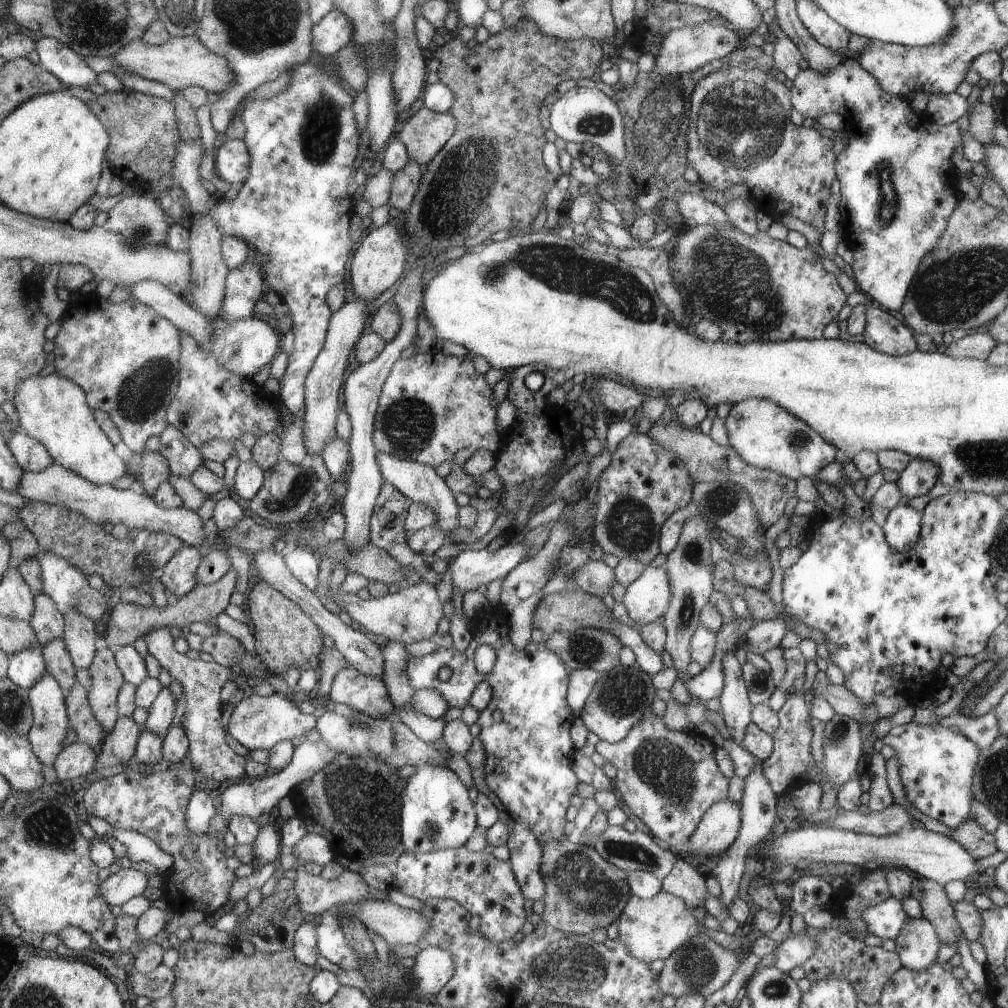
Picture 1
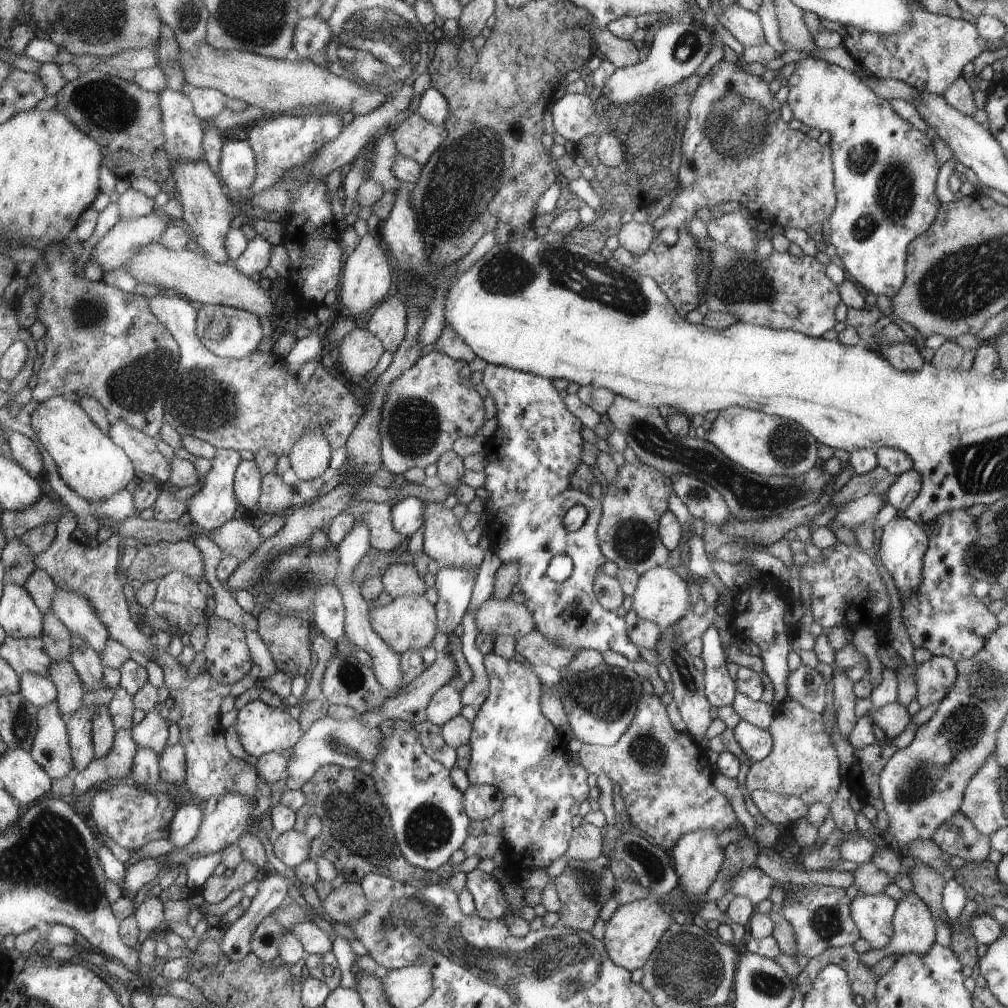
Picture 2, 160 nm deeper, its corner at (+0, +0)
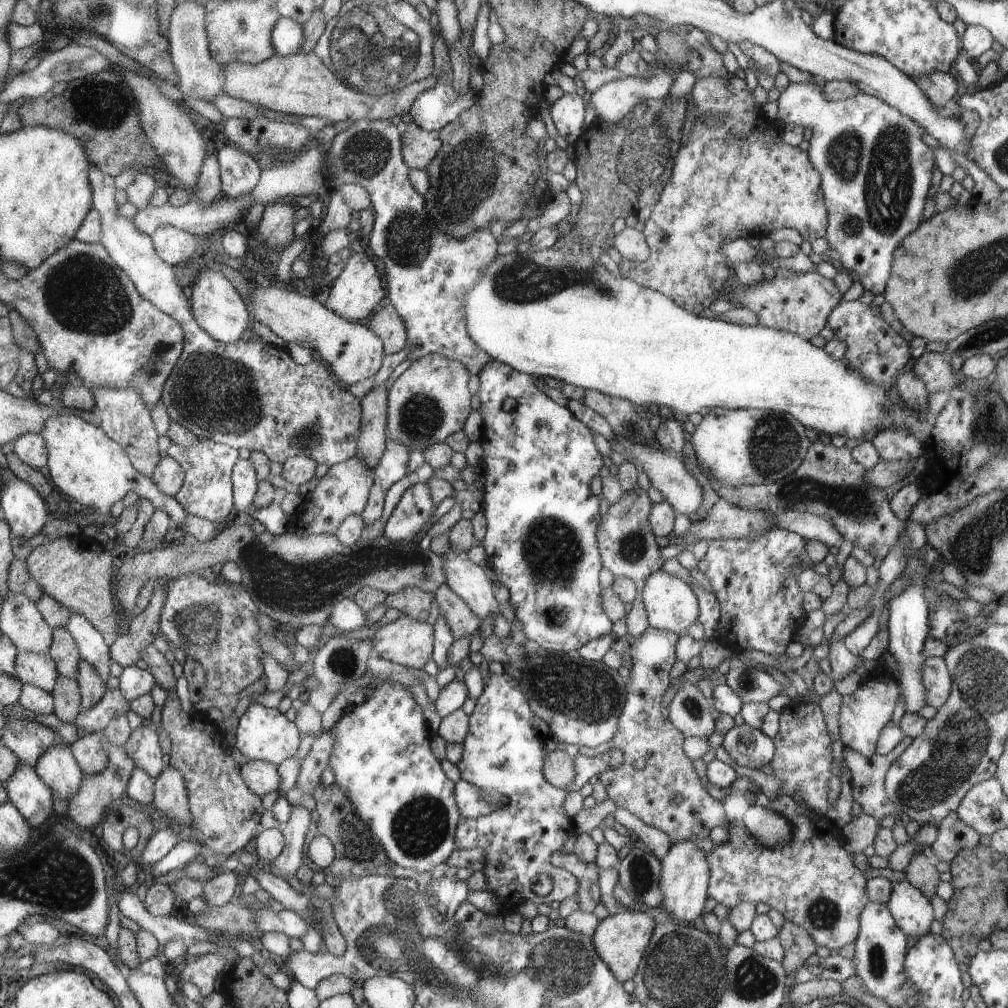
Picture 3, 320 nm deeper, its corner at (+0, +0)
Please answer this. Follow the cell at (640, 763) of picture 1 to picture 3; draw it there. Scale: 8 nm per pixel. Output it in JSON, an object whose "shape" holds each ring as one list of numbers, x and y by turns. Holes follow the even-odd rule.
{"shape":[[649,626,644,634,630,642,631,645,628,651,632,657,632,669,629,670,627,700,624,703,623,712,619,716,616,734,610,741,597,747,580,747,578,753,579,757,604,757,607,764,606,770,600,774,599,780,604,784,608,798,616,806,625,808,628,812,640,818,644,824,654,826,654,828,666,832,671,842,682,840,683,838,684,840,687,838,704,838,709,836,712,828,716,828,716,826,726,828,729,825,726,816,724,816,722,801,714,800,702,788,702,780,696,775,696,771,692,767,692,760,685,755,683,749,685,736,660,713,662,696,673,682,669,672,678,659,678,656,675,654,675,648,680,637,676,633,653,629],[613,748,619,748,623,752,623,763,621,765,616,764,617,759,608,759,605,756,605,752],[674,796,682,796,682,802,678,806,672,806,672,802,670,802]]}

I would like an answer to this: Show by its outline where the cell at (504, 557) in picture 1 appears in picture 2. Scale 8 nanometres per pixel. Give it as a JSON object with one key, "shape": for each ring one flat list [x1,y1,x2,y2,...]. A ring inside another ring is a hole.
{"shape":[[442,567,437,574,437,630,452,634,471,607,472,589,480,567]]}

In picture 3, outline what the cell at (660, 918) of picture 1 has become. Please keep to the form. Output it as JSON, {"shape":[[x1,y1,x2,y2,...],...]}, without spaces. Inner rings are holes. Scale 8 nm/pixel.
{"shape":[[627,909,626,912,605,914,601,916,598,926,591,936,595,949,600,958,610,967,612,974,615,975,621,983,634,978,637,973,638,965,644,958,644,952,650,944,650,939,657,923,649,912,633,911]]}

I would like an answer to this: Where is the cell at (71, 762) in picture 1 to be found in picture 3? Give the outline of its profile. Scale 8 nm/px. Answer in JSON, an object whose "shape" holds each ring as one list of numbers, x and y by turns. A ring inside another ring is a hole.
{"shape":[[117,688,106,689,100,702,89,711,80,711,74,724,78,728,80,736,86,736,89,732,102,733,122,713,129,710,129,700]]}

